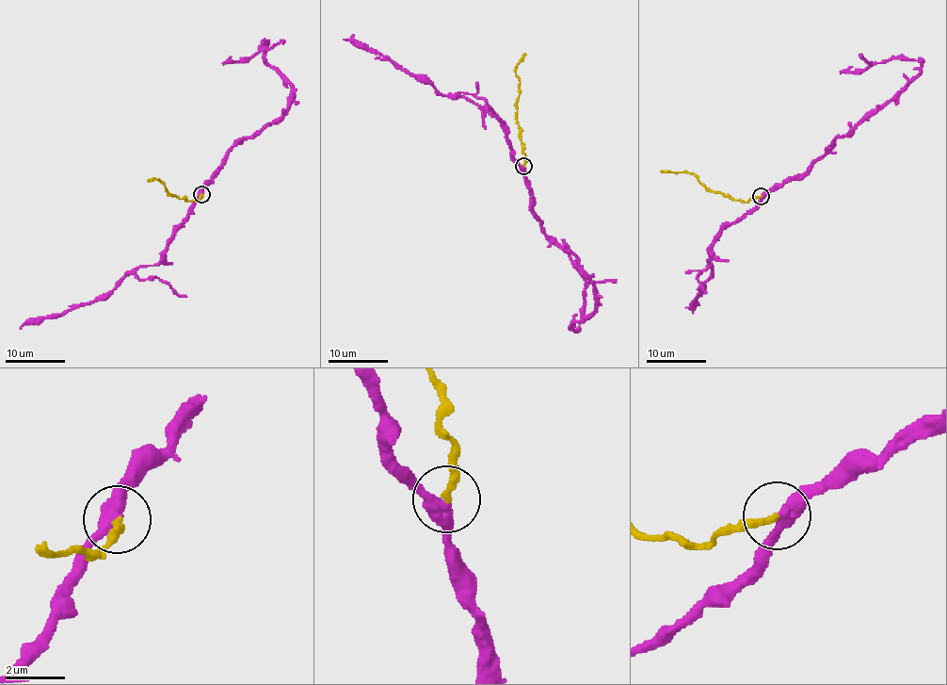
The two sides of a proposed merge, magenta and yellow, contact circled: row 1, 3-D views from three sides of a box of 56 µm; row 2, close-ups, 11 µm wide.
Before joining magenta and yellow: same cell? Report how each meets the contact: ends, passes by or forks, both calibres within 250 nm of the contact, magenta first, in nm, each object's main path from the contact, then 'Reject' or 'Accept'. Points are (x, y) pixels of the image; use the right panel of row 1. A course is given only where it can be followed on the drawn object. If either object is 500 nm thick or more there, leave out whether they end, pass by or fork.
At the ring magenta passes by. At the ring yellow ends. Thickness 440 nm (magenta) against 240 nm. Course of magenta: (761, 197), (799, 180), (836, 138), (850, 135), (903, 90), (921, 63), (889, 58), (841, 72). Course of yellow: (761, 197), (747, 201), (732, 200), (722, 193), (709, 191), (693, 174), (661, 171). Reject

